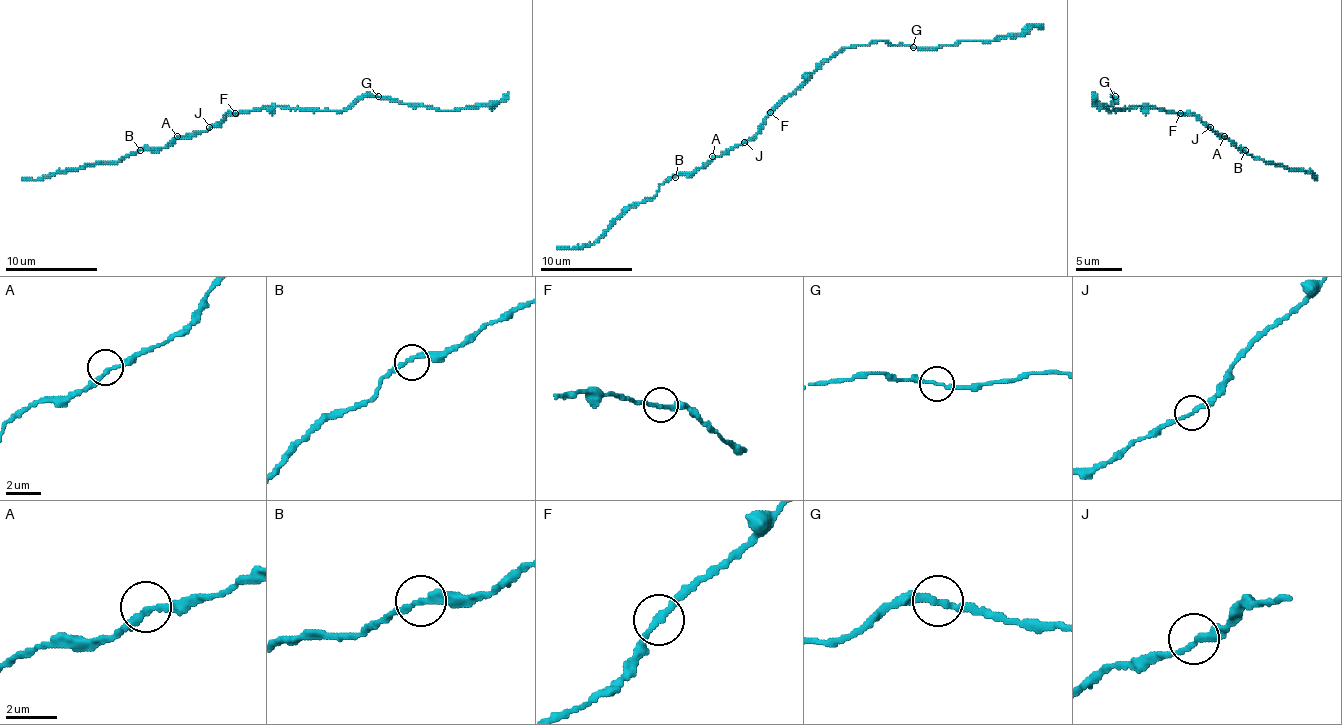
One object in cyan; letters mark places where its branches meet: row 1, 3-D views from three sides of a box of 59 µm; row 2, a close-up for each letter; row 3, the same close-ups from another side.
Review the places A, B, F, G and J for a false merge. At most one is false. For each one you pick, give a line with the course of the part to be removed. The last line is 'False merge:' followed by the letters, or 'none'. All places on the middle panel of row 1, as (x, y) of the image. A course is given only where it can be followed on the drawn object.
False merge: none

